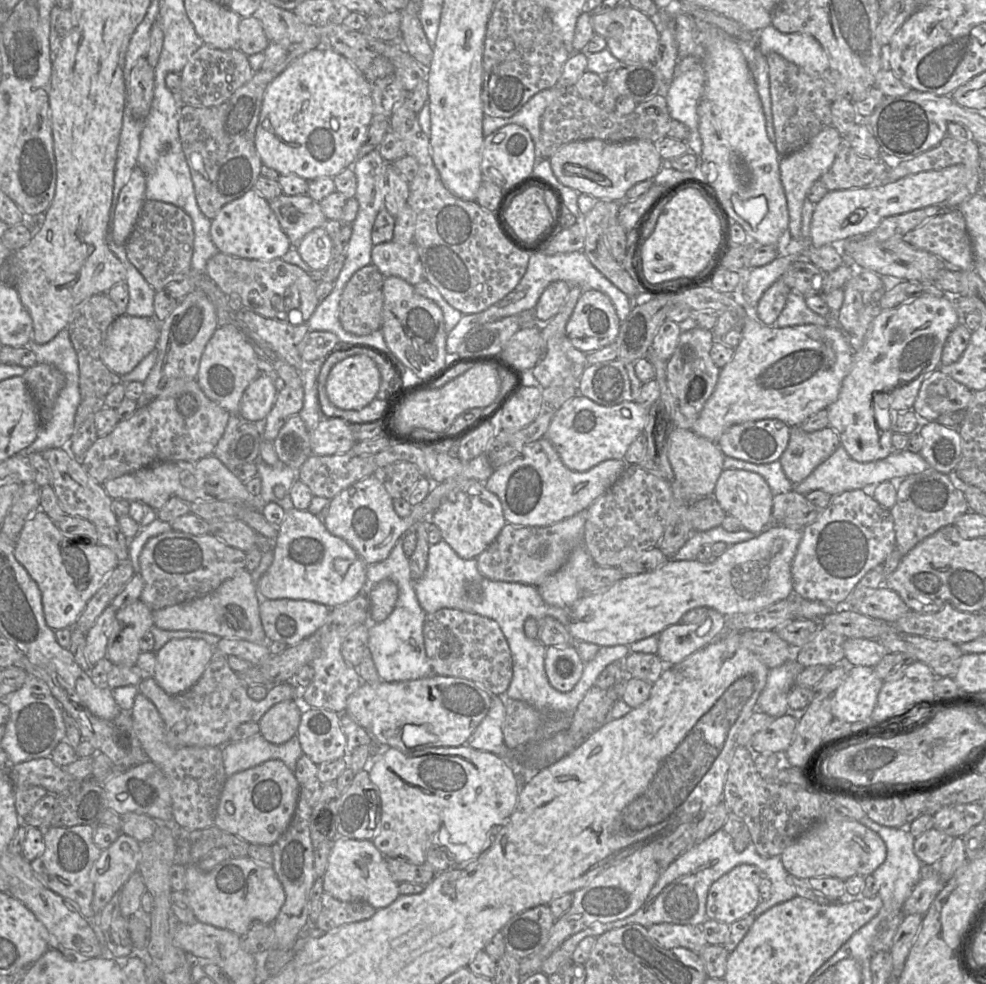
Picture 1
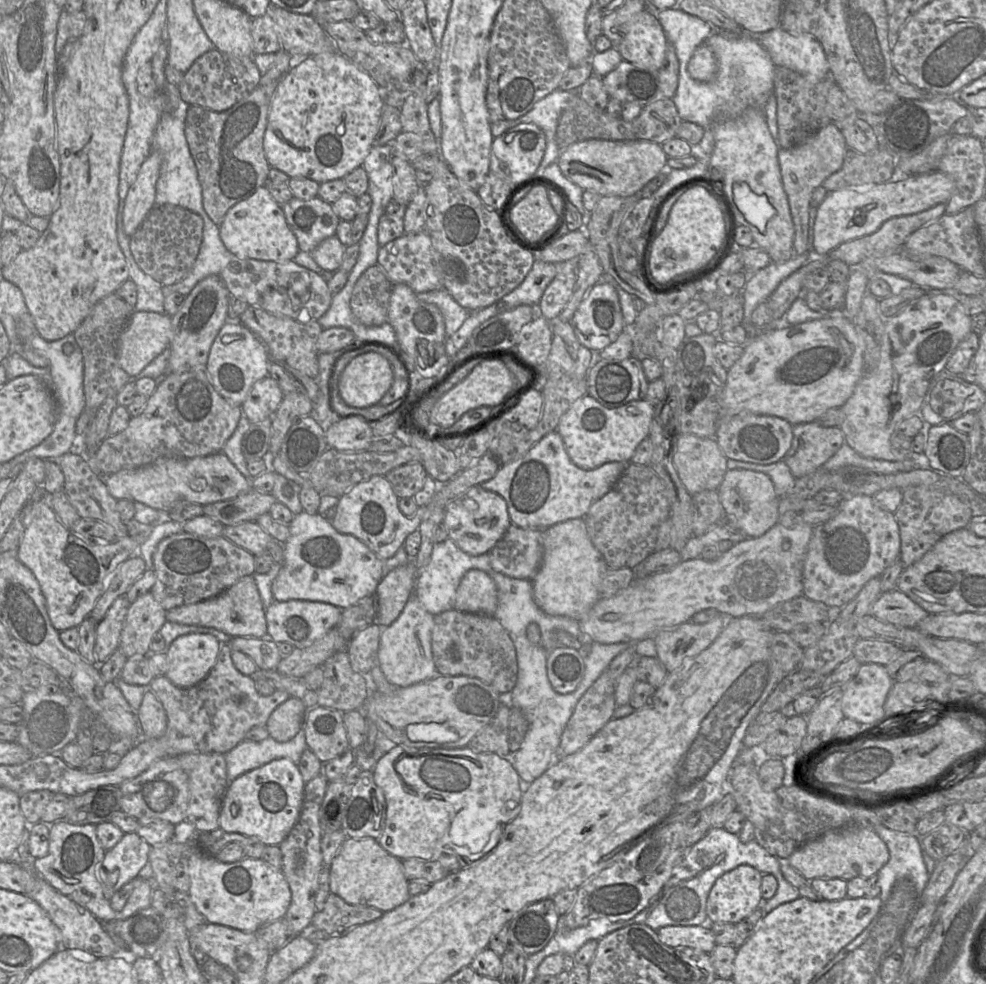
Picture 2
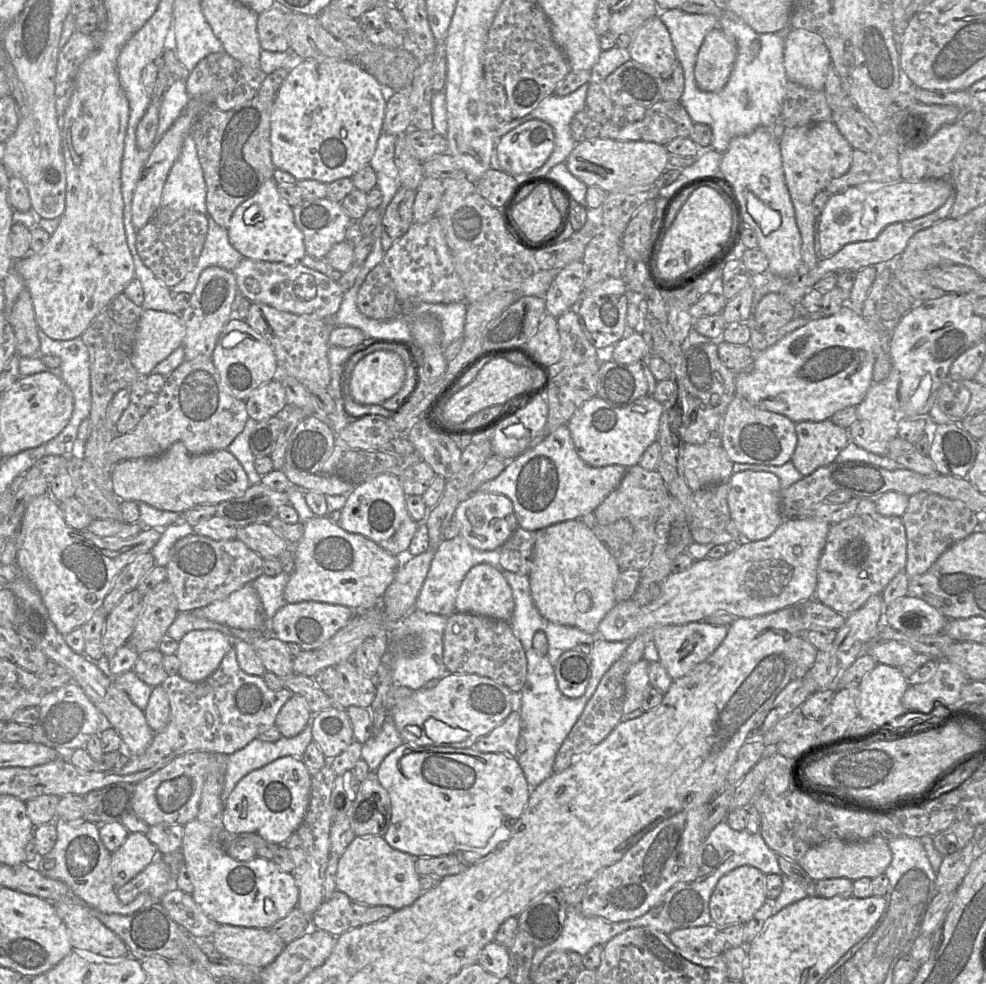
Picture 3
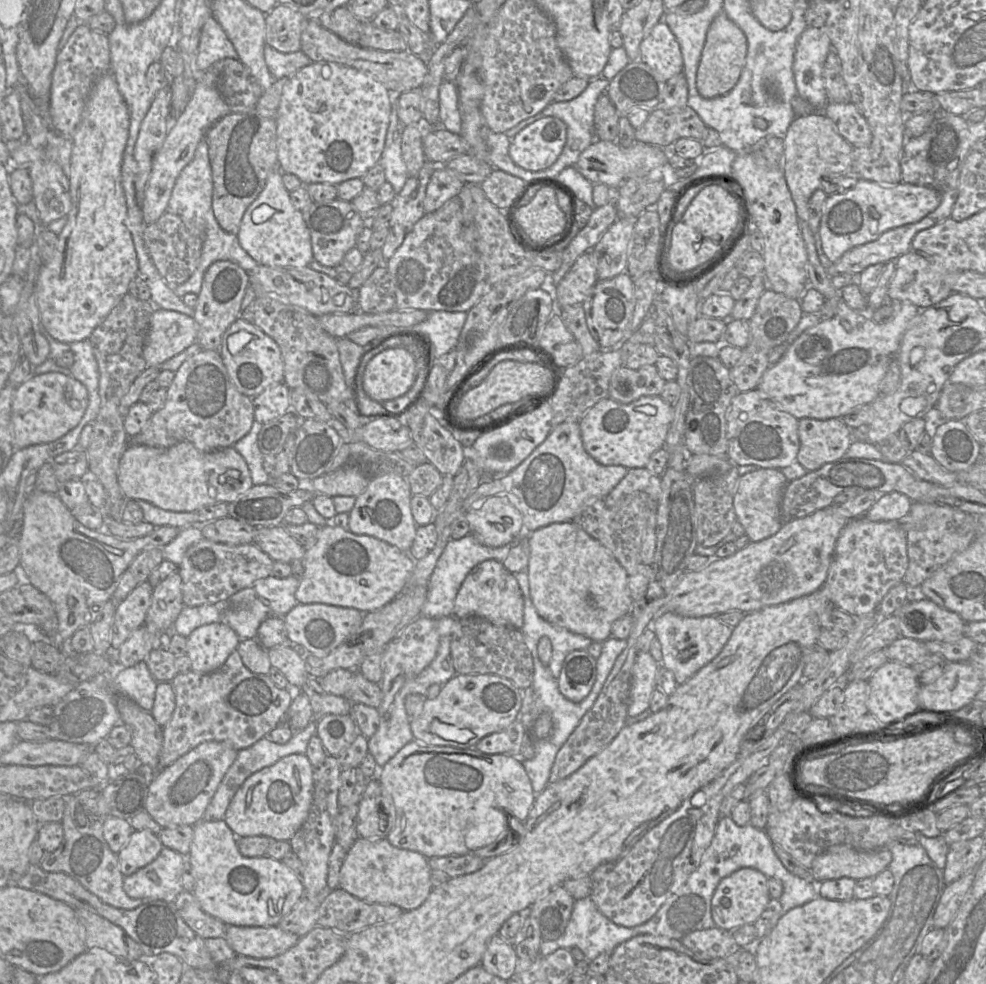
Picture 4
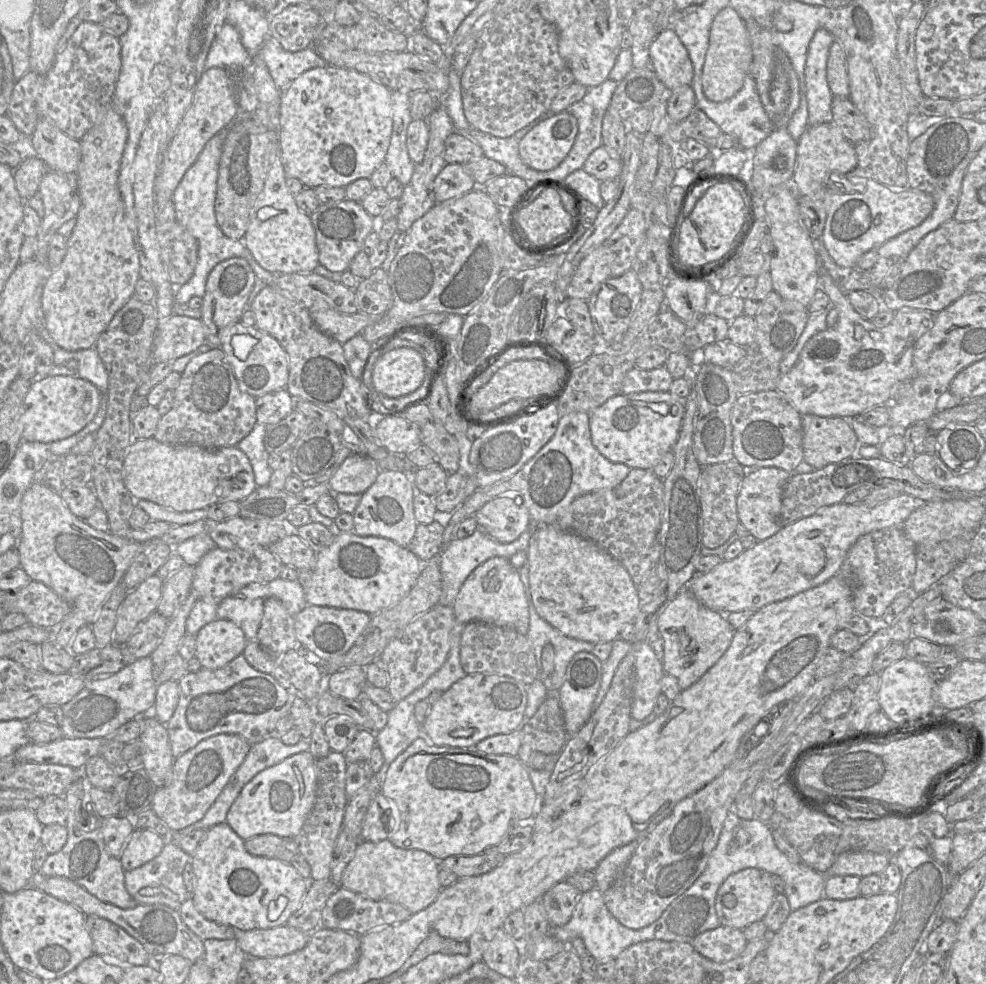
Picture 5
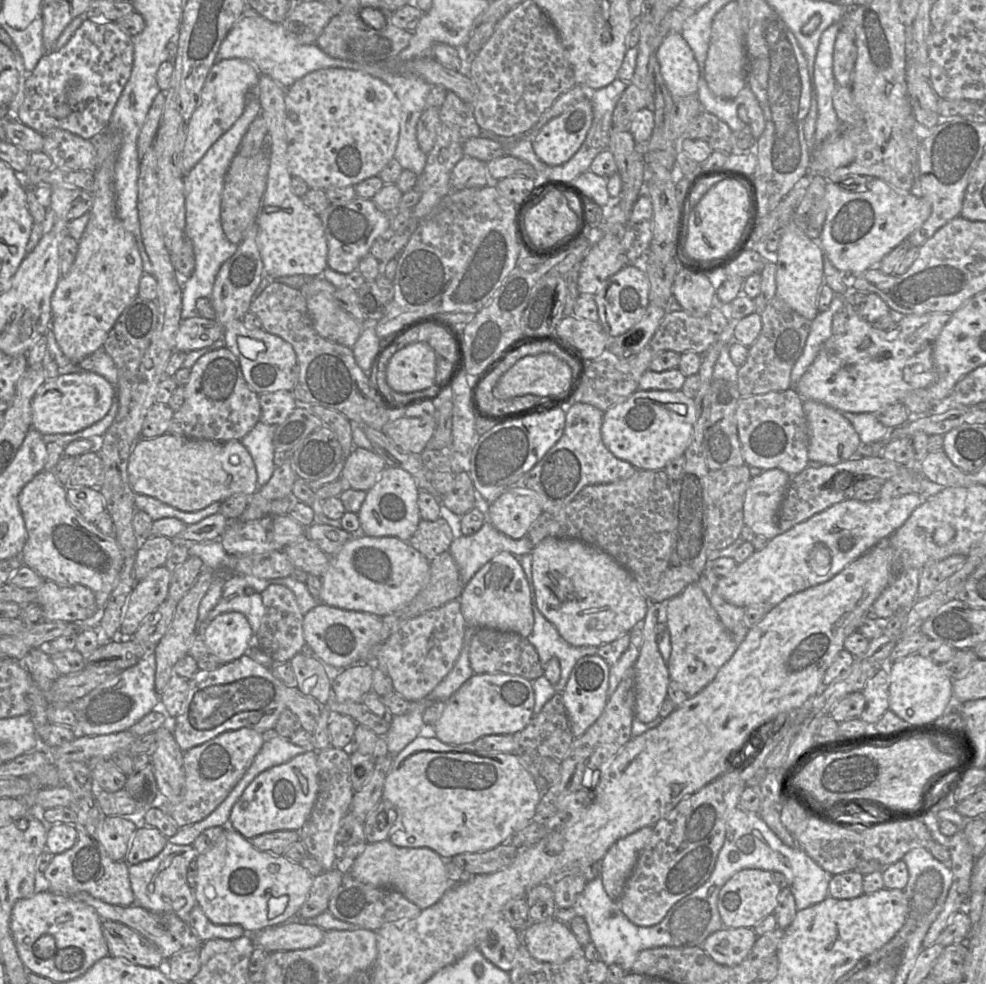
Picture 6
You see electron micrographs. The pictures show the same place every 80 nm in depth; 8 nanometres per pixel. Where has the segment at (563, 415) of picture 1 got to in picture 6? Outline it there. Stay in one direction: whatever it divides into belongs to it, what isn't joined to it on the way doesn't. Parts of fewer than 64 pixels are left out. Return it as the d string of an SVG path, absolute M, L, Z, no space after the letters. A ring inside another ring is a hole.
M637 390L628 399L604 412L601 436L607 449L617 458L632 464L637 470L664 470L673 459L682 457L692 442L697 421L695 401L679 391Z

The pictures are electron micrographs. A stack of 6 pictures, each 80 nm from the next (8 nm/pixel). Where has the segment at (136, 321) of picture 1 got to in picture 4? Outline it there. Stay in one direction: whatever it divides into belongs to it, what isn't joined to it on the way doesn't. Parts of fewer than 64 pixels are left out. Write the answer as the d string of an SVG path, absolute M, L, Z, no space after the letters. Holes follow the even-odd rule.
M155 309L143 349L147 367L159 366L196 343L198 324L193 317Z

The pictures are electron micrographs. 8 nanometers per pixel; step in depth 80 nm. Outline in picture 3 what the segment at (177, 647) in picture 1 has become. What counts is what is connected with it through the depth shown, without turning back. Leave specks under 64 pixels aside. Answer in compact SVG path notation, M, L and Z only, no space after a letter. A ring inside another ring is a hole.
M214 629L194 630L179 641L176 656L180 661L178 675L190 682L208 678L219 666L225 654L233 647L231 638Z

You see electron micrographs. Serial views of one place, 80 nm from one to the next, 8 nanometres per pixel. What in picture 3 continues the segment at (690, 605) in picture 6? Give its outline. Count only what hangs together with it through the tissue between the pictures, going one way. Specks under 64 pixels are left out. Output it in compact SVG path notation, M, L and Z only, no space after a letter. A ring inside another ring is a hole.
M706 621L690 622L682 625L665 625L652 629L649 634L656 644L660 663L669 676L676 680L688 674L696 665L705 661L722 643L728 627L713 625Z

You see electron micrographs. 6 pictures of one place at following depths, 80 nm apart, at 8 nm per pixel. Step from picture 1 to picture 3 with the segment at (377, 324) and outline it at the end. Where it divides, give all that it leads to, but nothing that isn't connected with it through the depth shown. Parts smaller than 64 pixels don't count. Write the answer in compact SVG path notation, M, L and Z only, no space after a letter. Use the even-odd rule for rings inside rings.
M382 263L367 274L357 293L356 304L363 315L375 320L401 315L394 283Z

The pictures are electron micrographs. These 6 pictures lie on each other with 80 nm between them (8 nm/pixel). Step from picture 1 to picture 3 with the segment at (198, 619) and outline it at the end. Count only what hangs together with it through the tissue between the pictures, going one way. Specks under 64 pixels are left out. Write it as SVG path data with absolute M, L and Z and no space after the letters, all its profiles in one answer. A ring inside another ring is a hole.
M251 582L228 596L191 612L198 618L208 619L231 628L266 630L263 605Z

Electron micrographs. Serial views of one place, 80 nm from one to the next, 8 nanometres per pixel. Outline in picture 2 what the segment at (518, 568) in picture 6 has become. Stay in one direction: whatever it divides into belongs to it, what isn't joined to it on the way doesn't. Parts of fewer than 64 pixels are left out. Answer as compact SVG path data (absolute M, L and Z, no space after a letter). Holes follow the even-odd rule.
M479 569L467 571L456 591L453 609L493 616L497 607L498 592L494 580Z

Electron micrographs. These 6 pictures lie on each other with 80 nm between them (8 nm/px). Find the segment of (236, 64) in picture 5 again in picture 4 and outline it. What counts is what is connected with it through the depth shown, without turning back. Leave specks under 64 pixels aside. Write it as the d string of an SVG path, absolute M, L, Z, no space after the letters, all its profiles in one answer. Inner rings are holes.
M210 16L202 28L196 68L204 73L216 61L224 58L238 59L238 53L219 22Z

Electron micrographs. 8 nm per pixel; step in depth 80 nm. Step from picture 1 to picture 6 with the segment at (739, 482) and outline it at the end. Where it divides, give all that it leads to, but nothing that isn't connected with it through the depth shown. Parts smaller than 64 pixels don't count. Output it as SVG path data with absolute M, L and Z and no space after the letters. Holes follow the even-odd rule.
M773 468L749 481L744 496L743 521L755 534L770 540L782 533L777 516L790 477L785 471Z

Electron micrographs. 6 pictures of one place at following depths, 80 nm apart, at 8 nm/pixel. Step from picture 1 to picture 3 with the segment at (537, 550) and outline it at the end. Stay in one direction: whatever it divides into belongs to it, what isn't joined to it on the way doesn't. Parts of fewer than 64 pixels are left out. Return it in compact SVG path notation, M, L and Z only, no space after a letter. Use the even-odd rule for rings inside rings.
M519 527L498 549L499 567L509 572L528 576L532 568L536 532Z

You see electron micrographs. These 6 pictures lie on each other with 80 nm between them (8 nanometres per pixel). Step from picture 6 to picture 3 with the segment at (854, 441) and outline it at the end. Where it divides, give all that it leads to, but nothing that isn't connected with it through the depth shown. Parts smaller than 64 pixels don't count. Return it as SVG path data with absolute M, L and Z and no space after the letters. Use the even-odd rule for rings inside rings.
M831 420L820 422L801 421L796 423L797 445L791 462L805 477L822 466L835 461L839 453L850 442L848 429L835 425Z

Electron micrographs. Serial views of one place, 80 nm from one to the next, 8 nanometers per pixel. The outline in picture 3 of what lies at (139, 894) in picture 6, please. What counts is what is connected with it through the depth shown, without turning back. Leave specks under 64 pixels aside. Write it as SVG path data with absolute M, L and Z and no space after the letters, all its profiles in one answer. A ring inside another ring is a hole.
M159 853L140 873L116 890L121 903L128 904L141 893L148 893L153 900L160 901L168 891L177 890L176 877L171 874L168 865L163 860L163 855Z

